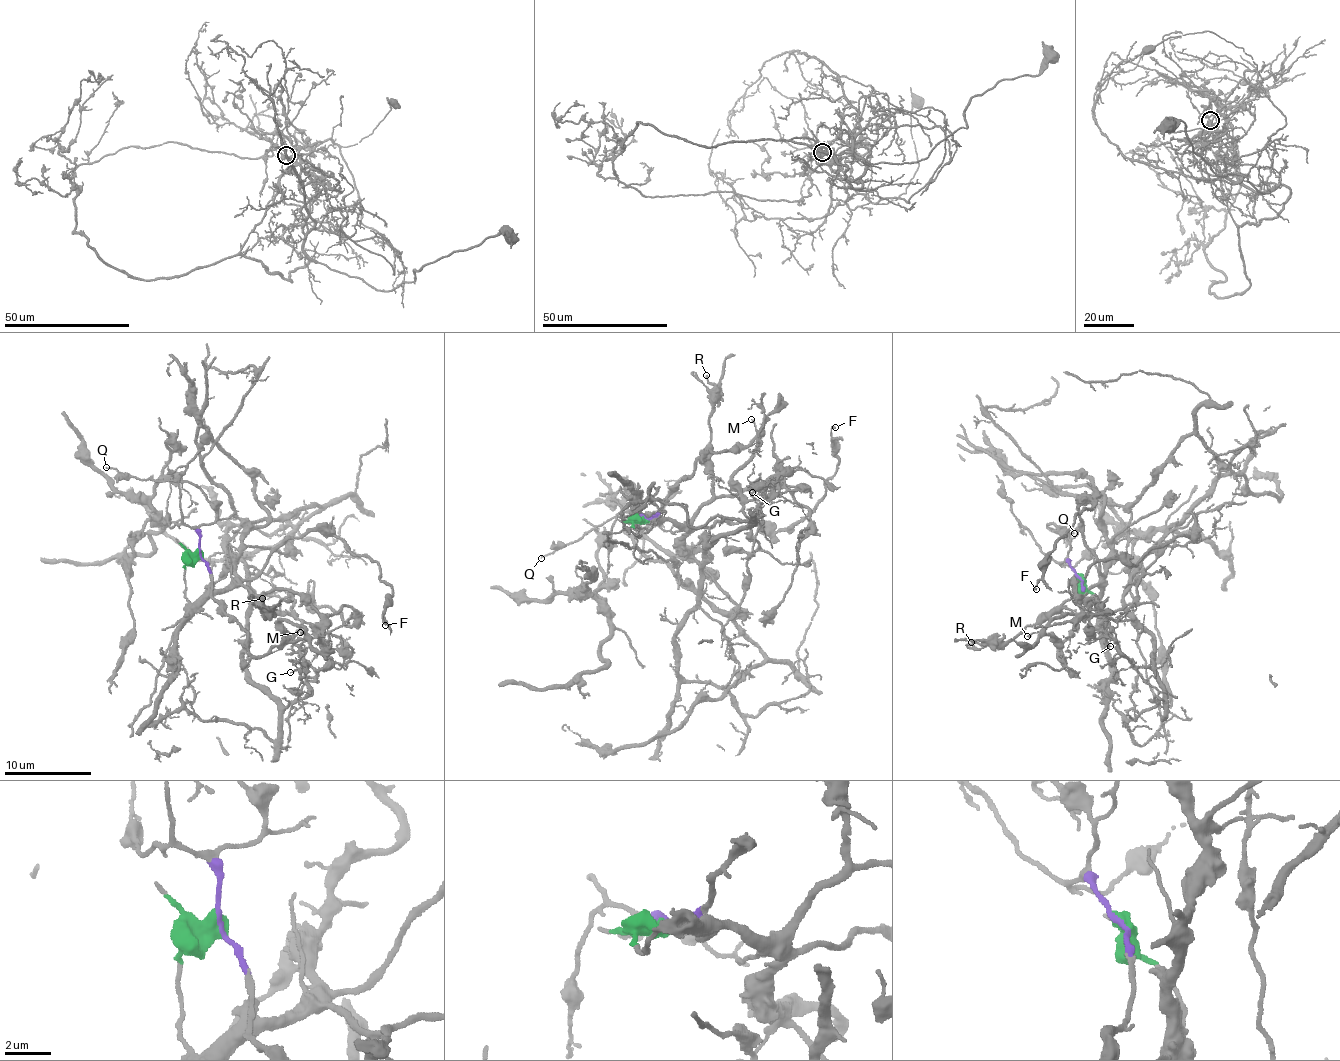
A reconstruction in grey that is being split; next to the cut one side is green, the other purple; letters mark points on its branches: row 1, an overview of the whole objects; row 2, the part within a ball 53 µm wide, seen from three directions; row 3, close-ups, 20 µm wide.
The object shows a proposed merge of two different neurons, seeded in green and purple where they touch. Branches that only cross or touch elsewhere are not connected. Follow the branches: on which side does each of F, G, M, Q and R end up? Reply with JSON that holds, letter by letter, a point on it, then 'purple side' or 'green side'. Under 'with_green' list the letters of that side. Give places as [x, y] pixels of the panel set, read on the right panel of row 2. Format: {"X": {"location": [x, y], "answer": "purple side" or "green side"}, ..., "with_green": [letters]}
{"F": {"location": [1036, 589], "answer": "green side"}, "G": {"location": [1110, 646], "answer": "green side"}, "M": {"location": [1027, 636], "answer": "purple side"}, "Q": {"location": [1074, 533], "answer": "purple side"}, "R": {"location": [971, 642], "answer": "green side"}, "with_green": ["F", "G", "R"]}

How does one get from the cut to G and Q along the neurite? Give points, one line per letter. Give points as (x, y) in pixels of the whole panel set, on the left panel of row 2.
G: (199, 552), (187, 563), (189, 602), (240, 586), (292, 591), (315, 609), (329, 648), (291, 672)
Q: (201, 552), (200, 526), (213, 523), (215, 510), (200, 488), (178, 482), (126, 476), (105, 468)

